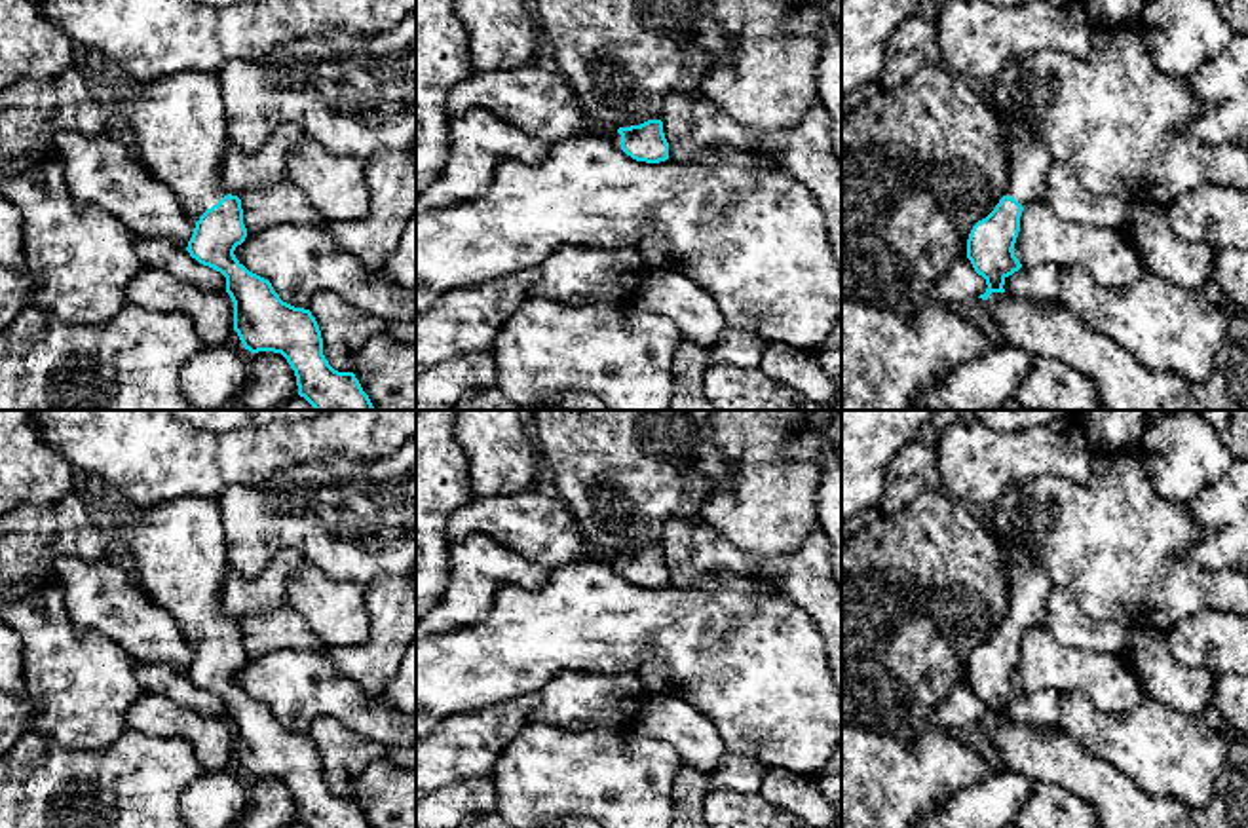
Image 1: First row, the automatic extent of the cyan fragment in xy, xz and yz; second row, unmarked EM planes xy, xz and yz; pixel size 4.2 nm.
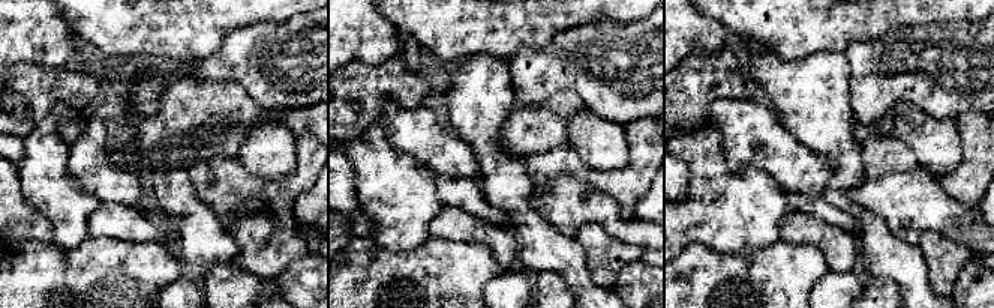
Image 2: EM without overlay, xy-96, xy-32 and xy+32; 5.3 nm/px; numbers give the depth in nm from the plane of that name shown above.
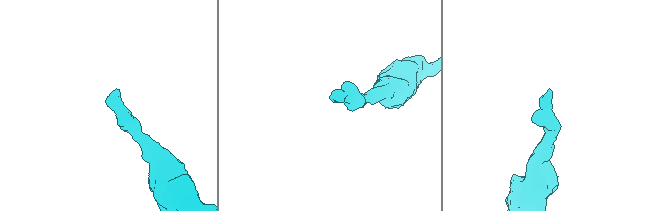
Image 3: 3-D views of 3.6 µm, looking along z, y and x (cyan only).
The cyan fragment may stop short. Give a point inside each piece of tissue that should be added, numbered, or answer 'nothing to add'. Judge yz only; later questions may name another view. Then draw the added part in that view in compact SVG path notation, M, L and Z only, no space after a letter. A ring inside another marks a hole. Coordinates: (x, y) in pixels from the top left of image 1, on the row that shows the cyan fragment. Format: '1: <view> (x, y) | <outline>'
1: yz (1030, 160) | M997 116L997 129L1011 169L1003 196L1014 198L1022 207L1043 201L1047 173L1054 163L1049 148L1039 139L1018 137L1011 116Z

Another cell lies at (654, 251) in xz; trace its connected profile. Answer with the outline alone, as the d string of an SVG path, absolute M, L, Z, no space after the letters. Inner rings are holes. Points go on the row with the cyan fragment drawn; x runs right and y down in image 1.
M652 224L646 226L636 251L648 270L663 270L672 266L667 241L655 232Z

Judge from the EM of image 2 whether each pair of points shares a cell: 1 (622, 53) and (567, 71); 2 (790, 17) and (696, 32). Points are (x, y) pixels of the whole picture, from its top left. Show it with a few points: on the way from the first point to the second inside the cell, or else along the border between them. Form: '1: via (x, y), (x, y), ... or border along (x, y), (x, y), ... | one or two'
1: via (609, 60), (580, 60) | one
2: border along (706, 15), (717, 20), (726, 29) | two

